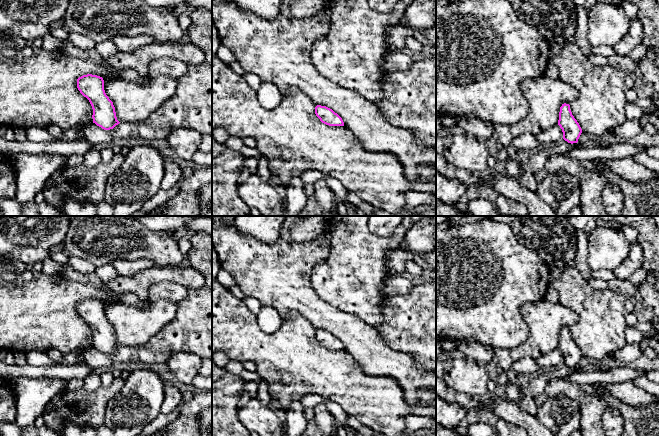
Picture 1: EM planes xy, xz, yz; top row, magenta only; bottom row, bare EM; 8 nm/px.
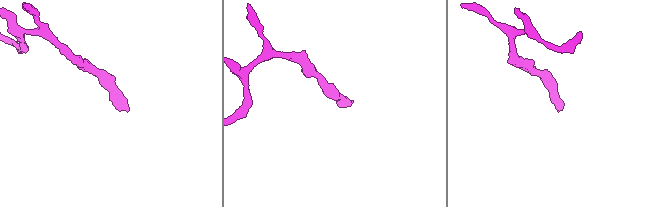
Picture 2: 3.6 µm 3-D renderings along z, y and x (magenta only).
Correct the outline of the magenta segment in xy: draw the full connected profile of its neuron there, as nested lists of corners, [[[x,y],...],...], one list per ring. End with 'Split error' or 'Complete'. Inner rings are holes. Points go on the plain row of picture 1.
[[[87,298],[77,303],[77,312],[86,321],[93,333],[93,347],[104,354],[113,353],[117,344],[113,326],[106,319],[102,301]]]. Complete

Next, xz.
[[[317,329],[315,331],[315,338],[320,345],[329,350],[344,350],[342,342],[335,337],[332,333]]]. Complete

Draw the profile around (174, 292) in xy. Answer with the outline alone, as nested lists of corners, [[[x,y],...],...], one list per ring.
[[[162,282],[150,287],[148,301],[151,303],[167,300],[175,304],[185,299],[188,290],[179,283]]]

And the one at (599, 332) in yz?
[[[570,266],[551,286],[558,292],[559,303],[578,316],[569,329],[582,356],[602,362],[627,344],[626,316],[635,310],[629,297],[611,289],[593,288],[577,267]]]

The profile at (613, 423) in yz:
[[[608,407],[602,416],[603,428],[607,436],[621,436],[624,428],[624,419],[617,408]]]

